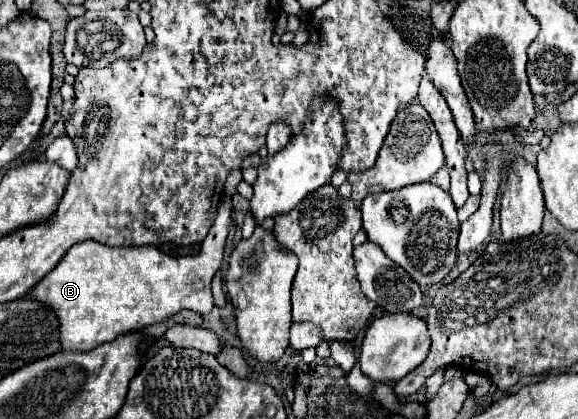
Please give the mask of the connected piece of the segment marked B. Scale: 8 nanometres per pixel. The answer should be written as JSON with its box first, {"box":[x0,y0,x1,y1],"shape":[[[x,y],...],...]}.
{"box":[30,198,232,350],"shape":[[[224,198],[218,206],[216,220],[202,242],[202,248],[196,256],[168,256],[160,252],[156,246],[128,246],[128,248],[112,248],[104,246],[94,240],[84,240],[74,244],[64,258],[58,262],[58,266],[48,272],[30,292],[30,300],[38,300],[40,304],[46,304],[58,318],[60,324],[60,344],[64,350],[92,350],[102,342],[112,342],[116,336],[140,330],[144,326],[162,322],[164,318],[176,314],[178,310],[194,310],[198,314],[208,314],[214,308],[214,296],[210,290],[210,282],[214,272],[222,264],[224,256],[224,244],[228,238],[228,226],[230,226],[230,208],[232,200]]]}

